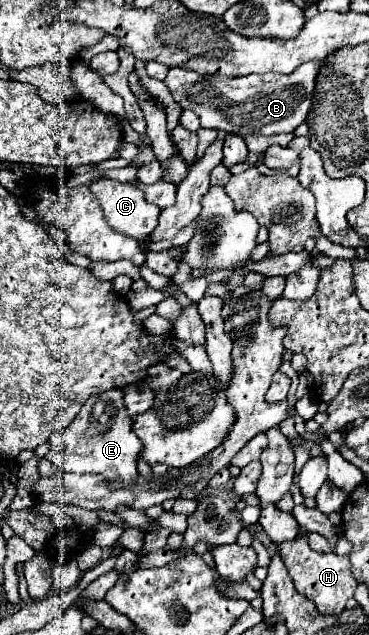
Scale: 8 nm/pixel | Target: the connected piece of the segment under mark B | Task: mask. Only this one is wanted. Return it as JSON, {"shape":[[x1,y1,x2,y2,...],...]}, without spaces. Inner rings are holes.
{"shape":[[318,63,300,65,294,73,264,73,246,77,228,75,200,75,190,69,172,67,164,79,166,87,172,91,174,101,182,109,190,109,200,117,200,127,218,129,236,135,274,135,292,133,304,119,312,103,314,85,318,75],[234,117,236,121,232,121]]}

